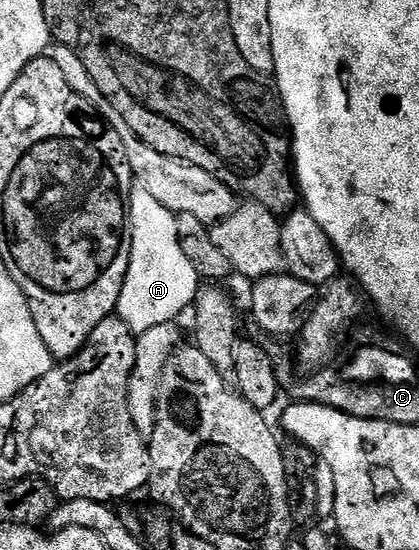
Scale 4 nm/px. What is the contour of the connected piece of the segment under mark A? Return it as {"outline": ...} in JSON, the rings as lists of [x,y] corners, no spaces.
{"outline":[[[132,186],[129,200],[129,242],[131,260],[121,289],[117,314],[136,335],[155,325],[174,323],[183,310],[195,302],[201,280],[193,261],[181,249],[180,220],[175,212],[165,209],[149,189]]]}

